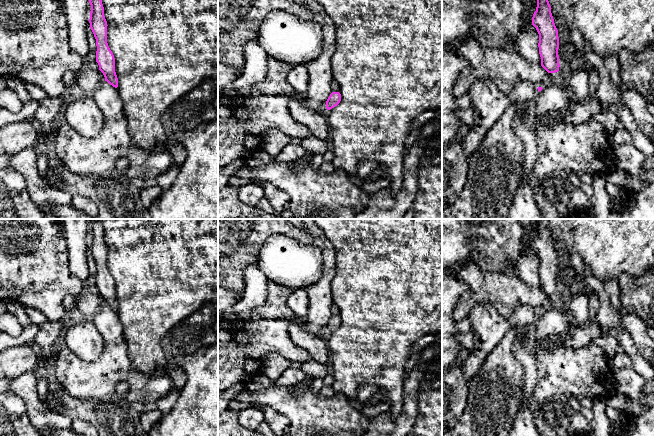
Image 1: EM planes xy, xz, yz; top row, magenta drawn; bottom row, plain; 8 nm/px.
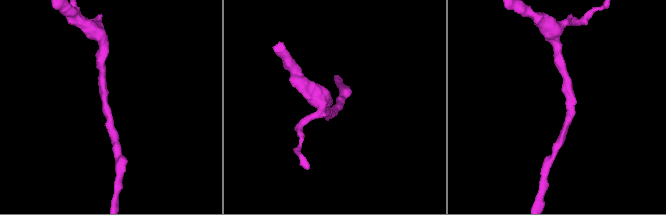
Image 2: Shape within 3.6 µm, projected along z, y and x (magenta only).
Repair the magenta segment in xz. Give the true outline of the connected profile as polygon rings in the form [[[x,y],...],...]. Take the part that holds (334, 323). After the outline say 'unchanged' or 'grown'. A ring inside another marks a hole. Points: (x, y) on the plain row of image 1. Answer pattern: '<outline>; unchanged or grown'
[[[332,316],[326,325],[326,332],[330,334],[337,330],[341,325],[341,318],[339,316]]]; unchanged

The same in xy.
[[[100,219],[89,224],[91,229],[90,252],[96,263],[96,286],[103,297],[105,305],[117,312],[118,302],[115,296],[115,282],[107,267],[107,245],[104,240],[104,231]]]; unchanged

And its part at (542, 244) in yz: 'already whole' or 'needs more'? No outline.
already whole

